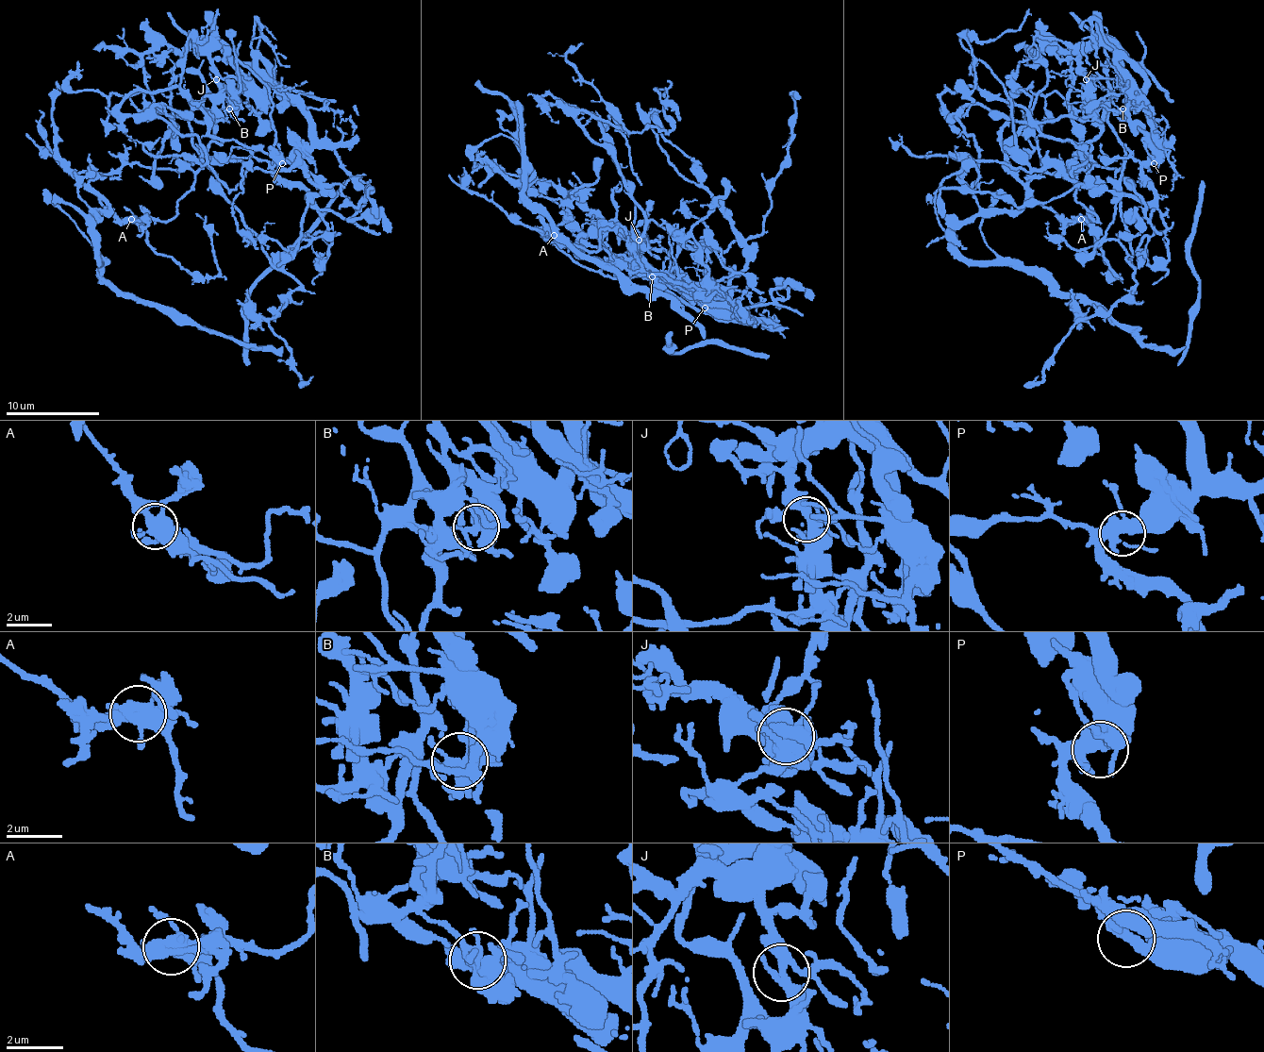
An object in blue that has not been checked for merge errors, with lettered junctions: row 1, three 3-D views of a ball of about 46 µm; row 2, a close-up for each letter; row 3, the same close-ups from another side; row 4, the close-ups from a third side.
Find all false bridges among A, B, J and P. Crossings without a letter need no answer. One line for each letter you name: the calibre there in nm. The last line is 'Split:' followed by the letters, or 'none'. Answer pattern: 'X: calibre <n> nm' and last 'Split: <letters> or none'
A: calibre 500 nm
B: calibre 440 nm
Split: A, B

